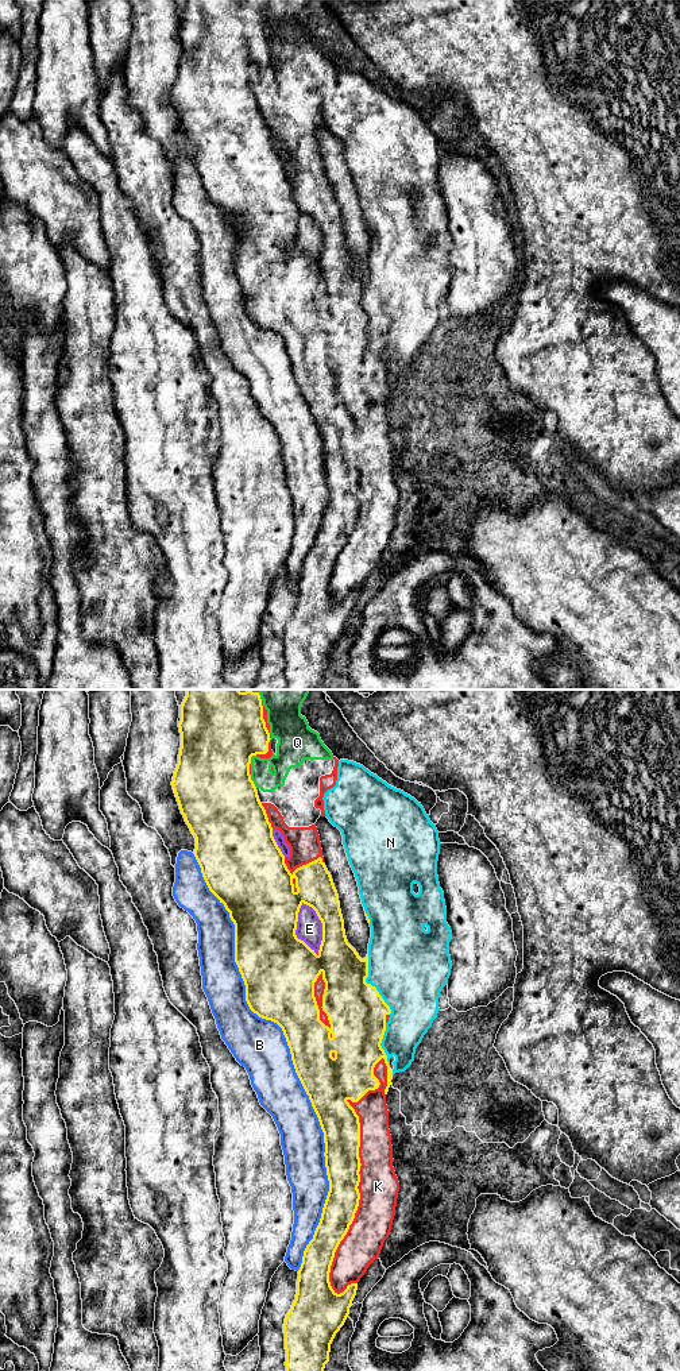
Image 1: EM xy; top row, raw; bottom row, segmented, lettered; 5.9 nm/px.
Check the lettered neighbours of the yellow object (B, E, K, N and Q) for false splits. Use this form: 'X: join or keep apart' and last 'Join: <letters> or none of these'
B: keep apart
E: keep apart
K: keep apart
N: keep apart
Q: keep apart
Join: none of these

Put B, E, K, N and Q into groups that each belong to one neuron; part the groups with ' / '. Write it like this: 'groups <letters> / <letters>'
groups B / E / K Q / N

